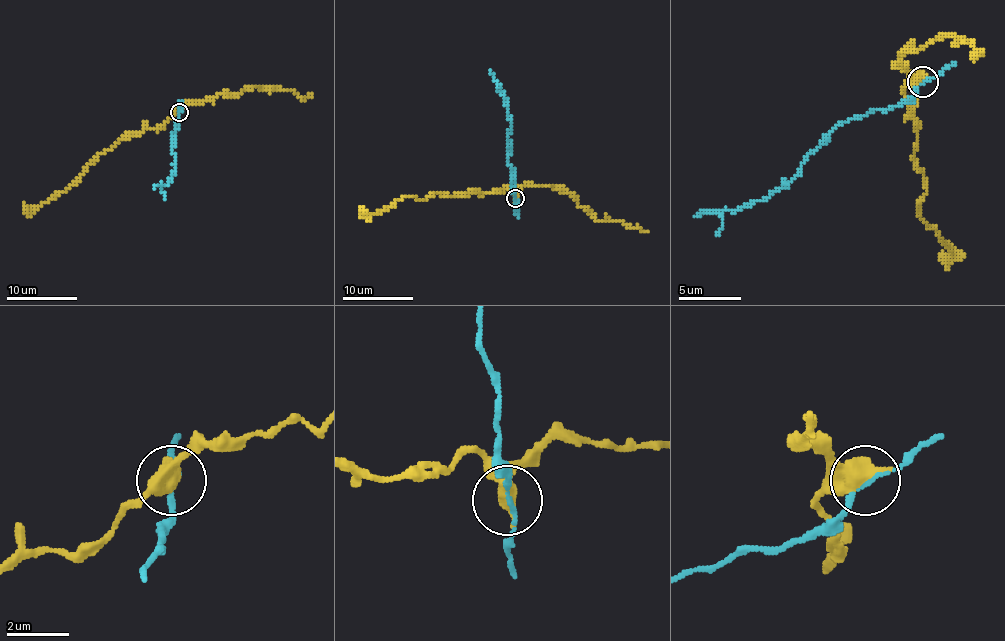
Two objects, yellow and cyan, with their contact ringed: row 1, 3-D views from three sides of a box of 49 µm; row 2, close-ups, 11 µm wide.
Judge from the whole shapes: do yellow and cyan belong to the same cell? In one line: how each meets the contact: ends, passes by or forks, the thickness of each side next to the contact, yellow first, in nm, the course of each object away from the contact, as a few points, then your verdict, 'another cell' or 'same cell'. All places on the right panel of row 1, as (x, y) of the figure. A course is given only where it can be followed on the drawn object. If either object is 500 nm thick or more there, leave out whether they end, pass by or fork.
650 nm thick on the yellow side, 130 nm on the other; yellow runs (923, 81), (901, 93), (914, 109), (908, 118), (914, 166), (927, 181), (920, 216), (952, 254), (946, 241); cyan runs (923, 81), (895, 106), (870, 109), (864, 115), (842, 122), (782, 188), (738, 210), (703, 210), (694, 216); another cell

